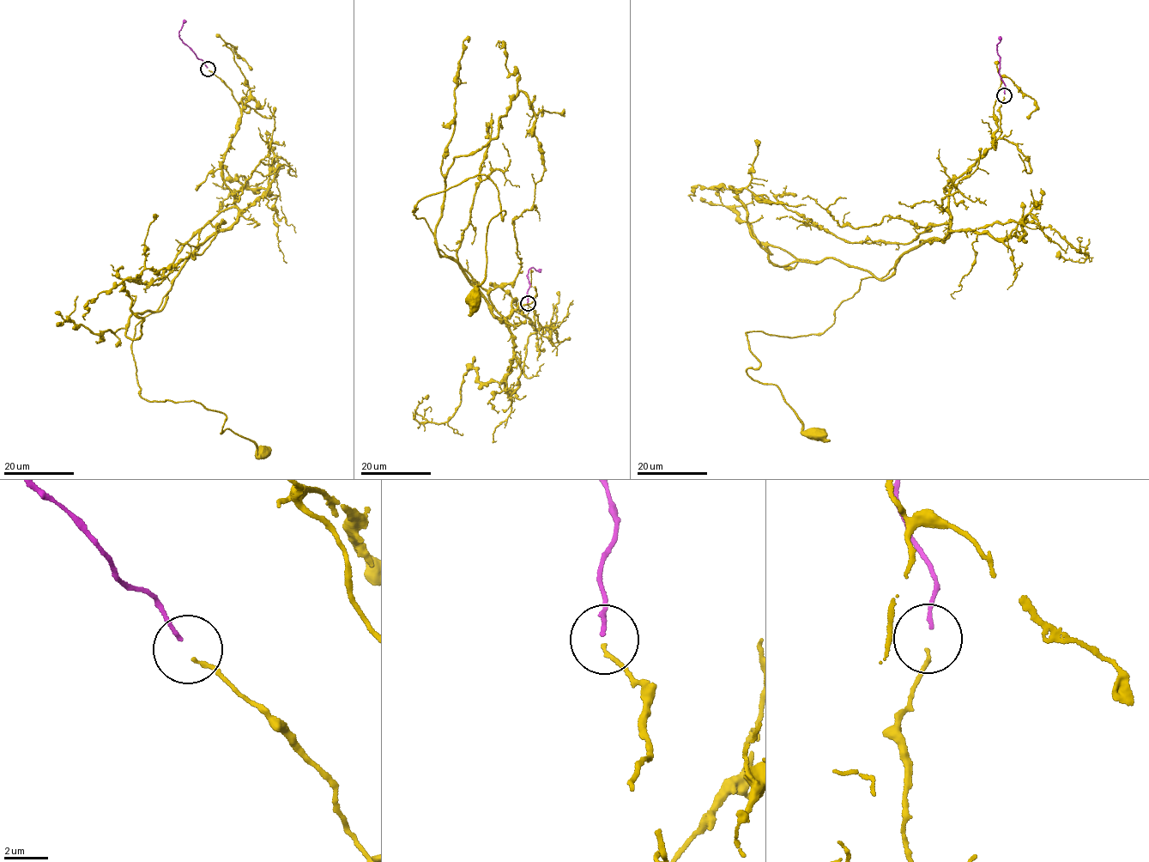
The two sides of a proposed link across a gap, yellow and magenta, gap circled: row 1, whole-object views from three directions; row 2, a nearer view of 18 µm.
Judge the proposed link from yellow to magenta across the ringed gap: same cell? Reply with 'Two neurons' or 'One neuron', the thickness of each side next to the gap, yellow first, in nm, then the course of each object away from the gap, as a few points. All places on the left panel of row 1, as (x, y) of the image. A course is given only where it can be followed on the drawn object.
One neuron. Thickness 170 nm (yellow) against 170 nm. Course of yellow: (209, 69), (239, 107), (222, 167), (238, 217), (130, 347), (147, 401), (223, 413), (220, 434), (263, 452). Course of magenta: (208, 67), (179, 38), (179, 30), (184, 20)

